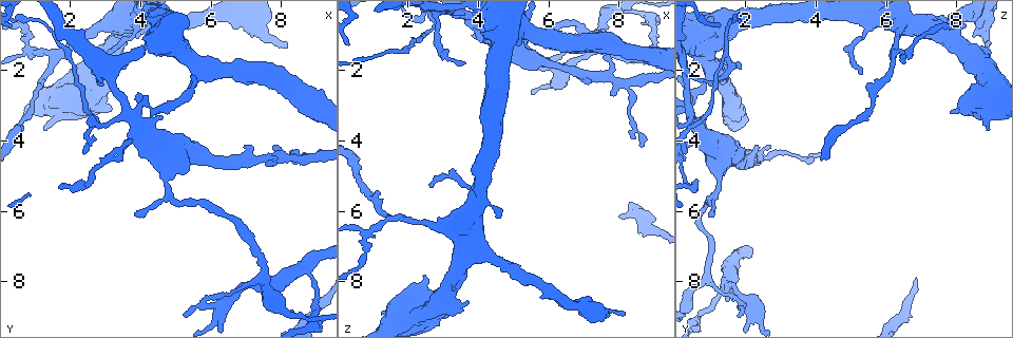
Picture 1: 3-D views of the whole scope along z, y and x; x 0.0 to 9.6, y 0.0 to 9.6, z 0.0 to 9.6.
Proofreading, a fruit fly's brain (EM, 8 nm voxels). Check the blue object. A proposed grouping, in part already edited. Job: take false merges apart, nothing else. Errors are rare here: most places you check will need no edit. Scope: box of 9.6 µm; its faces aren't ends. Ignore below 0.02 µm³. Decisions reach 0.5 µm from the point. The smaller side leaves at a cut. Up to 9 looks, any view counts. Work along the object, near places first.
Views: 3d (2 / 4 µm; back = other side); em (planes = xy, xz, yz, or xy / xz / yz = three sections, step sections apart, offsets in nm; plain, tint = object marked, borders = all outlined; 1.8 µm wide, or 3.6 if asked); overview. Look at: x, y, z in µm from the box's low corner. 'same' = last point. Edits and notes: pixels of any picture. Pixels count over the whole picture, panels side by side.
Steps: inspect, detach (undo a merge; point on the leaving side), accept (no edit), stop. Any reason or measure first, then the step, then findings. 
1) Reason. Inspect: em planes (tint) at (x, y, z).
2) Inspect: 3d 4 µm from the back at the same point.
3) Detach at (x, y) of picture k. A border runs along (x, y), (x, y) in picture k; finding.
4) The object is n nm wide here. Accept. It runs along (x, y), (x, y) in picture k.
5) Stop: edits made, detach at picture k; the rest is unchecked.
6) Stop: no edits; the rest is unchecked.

Abrupt turn. Inspect: 3d 4 µm at (4.70, 5.20, 1.25).

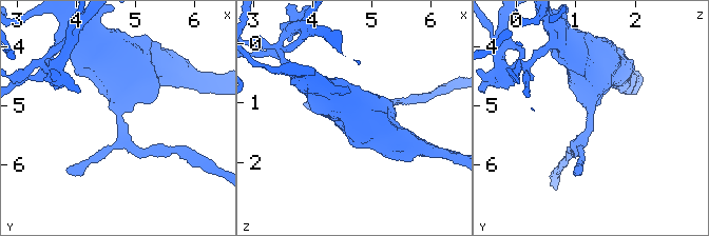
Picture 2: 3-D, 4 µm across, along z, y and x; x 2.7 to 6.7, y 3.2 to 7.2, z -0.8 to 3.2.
Need the tissue. Inspect: em 3.6 µm planes (tint) at (4.70, 5.15, 1.25).

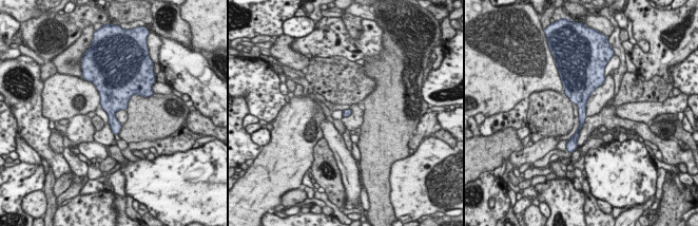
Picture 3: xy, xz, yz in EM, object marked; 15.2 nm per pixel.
Accept. It runs along (581, 82), (581, 125), (573, 142) in picture 3; continuous, no second neuron.

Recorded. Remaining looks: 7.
Three arms meet. Inspect: em planes (tint) at (7.40, 7.55, 0.95).

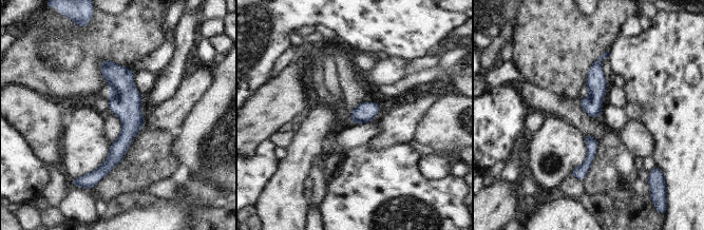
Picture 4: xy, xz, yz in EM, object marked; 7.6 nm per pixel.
Accept. One neuron here.

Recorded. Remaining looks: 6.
Thick turns thin. Inspect: em planes (tint) at (8.15, 4.45, 2.45).

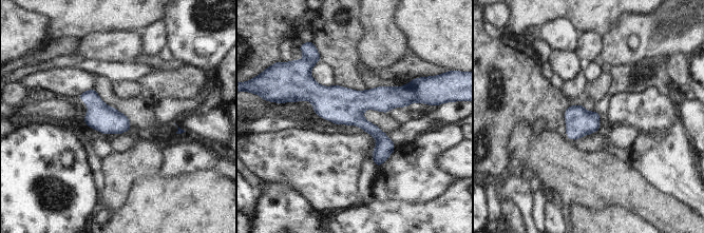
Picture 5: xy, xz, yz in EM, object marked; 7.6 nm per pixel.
The object is 200 nm wide here. Accept. One neuron here.

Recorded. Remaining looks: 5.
Branch point. Inspect: em 3.6 µm planes (tint) at (1.70, 1.50, 6.20).

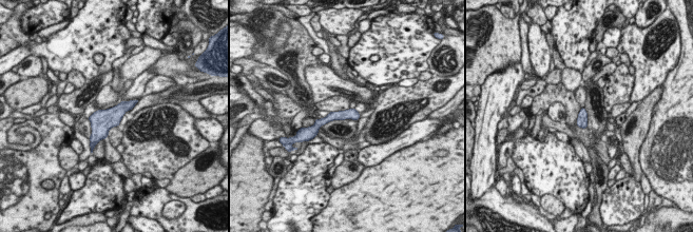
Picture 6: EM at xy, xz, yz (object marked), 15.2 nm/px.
Accept. It runs along (357, 116), (332, 115), (318, 121) in picture 6; continuous, no second neuron.

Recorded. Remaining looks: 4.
Stop: no edits; the rest is unchecked.

